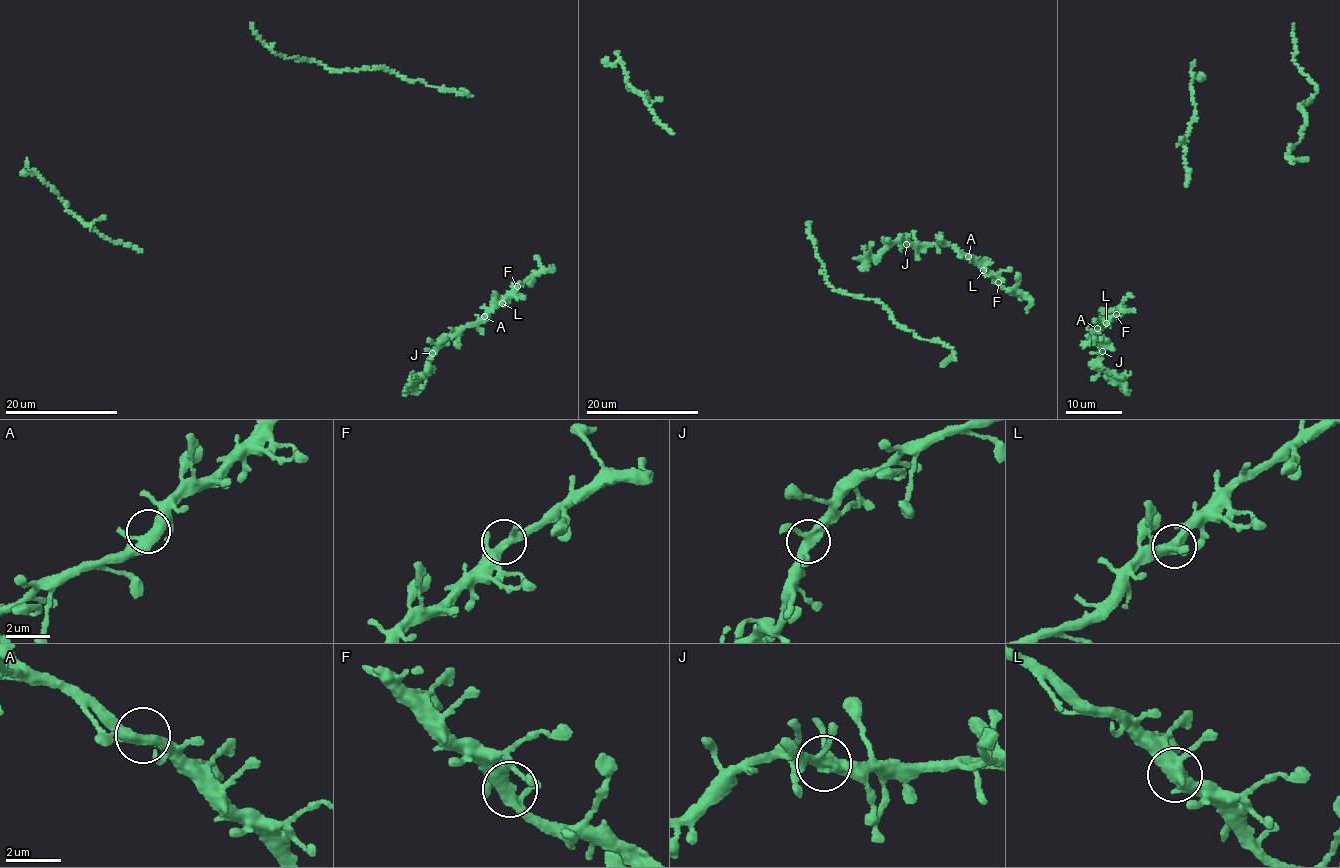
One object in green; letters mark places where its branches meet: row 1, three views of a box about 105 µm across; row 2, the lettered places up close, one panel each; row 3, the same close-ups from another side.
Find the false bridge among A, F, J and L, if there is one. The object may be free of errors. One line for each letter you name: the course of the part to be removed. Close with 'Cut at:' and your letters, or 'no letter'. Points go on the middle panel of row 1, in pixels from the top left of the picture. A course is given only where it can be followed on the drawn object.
Cut at: no letter

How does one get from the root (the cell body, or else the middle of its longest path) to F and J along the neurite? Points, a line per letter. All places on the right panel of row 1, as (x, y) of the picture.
F: (1095, 331), (1116, 314)
J: (1095, 331), (1093, 333), (1096, 332), (1103, 344), (1102, 351)

